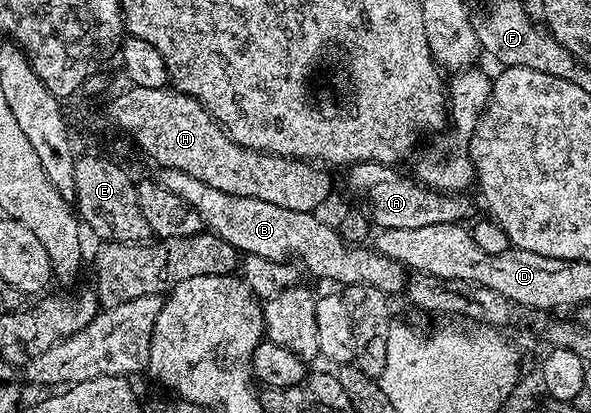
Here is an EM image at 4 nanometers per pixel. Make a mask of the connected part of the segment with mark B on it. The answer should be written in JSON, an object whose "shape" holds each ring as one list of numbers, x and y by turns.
{"shape":[[173,168,163,169,158,179,166,186,166,190,178,194,178,198,198,210,198,214,204,219,205,229,234,246,237,253,267,260,299,262,302,268,304,263,305,270,318,279,333,280,339,286,365,284,389,294,405,291,410,279,409,269,394,258,386,258,386,254,376,251,375,247,360,248,364,246,349,242,335,227,331,228,326,221,319,220,316,212,286,210,258,198,226,194,222,190,214,190,214,186,206,186,206,182,198,182,198,178,190,178,190,174,182,170]]}

